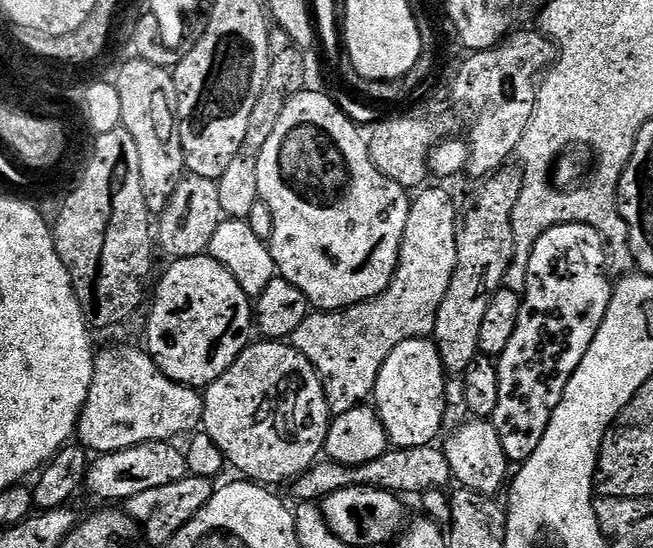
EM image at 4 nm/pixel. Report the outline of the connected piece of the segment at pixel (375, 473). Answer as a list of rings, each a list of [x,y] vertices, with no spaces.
[[[427,444],[417,448],[394,448],[389,447],[387,452],[382,454],[382,458],[374,458],[374,462],[366,462],[362,466],[346,466],[339,464],[327,458],[321,458],[312,464],[304,473],[291,481],[290,489],[300,502],[323,502],[327,496],[334,494],[338,490],[346,490],[353,486],[366,486],[367,488],[384,488],[388,492],[405,494],[404,492],[417,492],[423,494],[426,492],[435,492],[437,490],[447,489],[447,484],[453,483],[450,462],[446,462],[446,454],[436,446]]]

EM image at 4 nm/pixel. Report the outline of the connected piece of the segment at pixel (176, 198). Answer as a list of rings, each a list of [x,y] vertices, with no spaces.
[[[185,175],[178,182],[170,202],[158,213],[158,223],[154,228],[154,236],[158,248],[172,260],[185,260],[207,253],[210,241],[218,230],[221,220],[225,219],[222,202],[218,199],[216,181],[201,176]]]

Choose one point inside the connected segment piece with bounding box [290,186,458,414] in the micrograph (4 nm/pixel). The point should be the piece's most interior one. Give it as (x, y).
(348, 348)

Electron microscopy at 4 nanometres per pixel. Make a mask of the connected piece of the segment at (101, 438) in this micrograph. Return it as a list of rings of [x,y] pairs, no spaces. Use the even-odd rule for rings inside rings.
[[[108,348],[105,352],[97,351],[94,356],[96,365],[90,382],[90,394],[84,408],[80,411],[80,421],[76,423],[75,439],[89,453],[103,454],[117,452],[130,446],[145,444],[151,440],[175,441],[175,436],[183,432],[192,434],[201,427],[204,419],[204,398],[197,389],[186,384],[179,384],[168,377],[148,355],[140,348]]]

